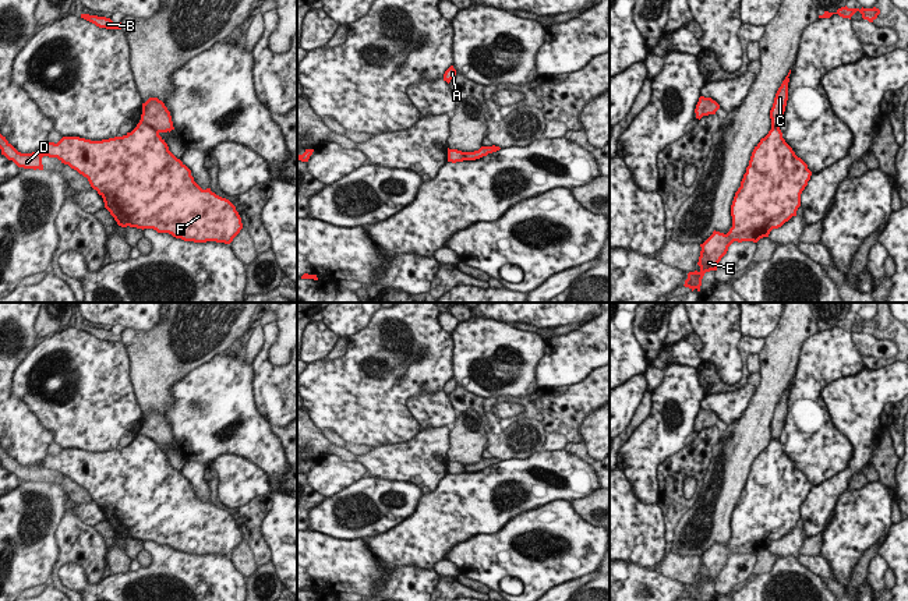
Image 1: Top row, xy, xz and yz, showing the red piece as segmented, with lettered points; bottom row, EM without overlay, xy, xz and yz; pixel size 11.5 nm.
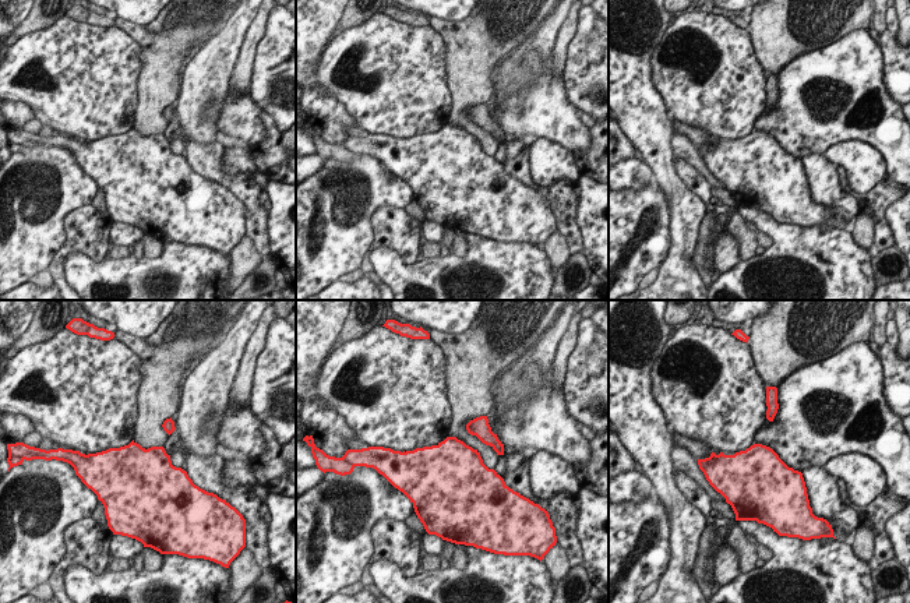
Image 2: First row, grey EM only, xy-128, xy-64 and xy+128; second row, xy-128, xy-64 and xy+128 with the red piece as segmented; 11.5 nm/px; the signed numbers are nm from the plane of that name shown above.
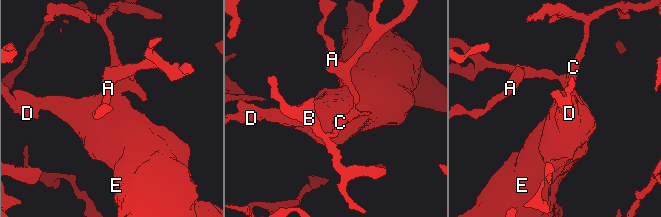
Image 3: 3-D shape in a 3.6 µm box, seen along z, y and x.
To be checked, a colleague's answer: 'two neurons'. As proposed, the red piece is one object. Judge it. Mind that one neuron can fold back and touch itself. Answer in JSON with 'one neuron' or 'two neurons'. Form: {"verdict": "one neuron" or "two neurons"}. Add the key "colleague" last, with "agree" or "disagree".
{"verdict": "two neurons", "colleague": "agree"}

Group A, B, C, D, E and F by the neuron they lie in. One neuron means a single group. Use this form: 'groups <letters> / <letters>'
groups A B C D / E F

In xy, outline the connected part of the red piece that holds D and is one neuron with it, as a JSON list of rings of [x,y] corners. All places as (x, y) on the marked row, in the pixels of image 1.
[[[0,134],[0,149],[8,160],[13,160],[18,167],[24,169],[39,169],[43,170],[42,158],[38,152],[21,153]]]

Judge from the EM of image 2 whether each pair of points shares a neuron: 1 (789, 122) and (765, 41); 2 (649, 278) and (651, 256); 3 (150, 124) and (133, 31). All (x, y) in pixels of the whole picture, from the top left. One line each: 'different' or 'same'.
1: different
2: different
3: same

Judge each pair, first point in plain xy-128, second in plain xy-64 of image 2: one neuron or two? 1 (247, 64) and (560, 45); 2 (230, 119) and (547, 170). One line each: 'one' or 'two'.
1: one
2: two

